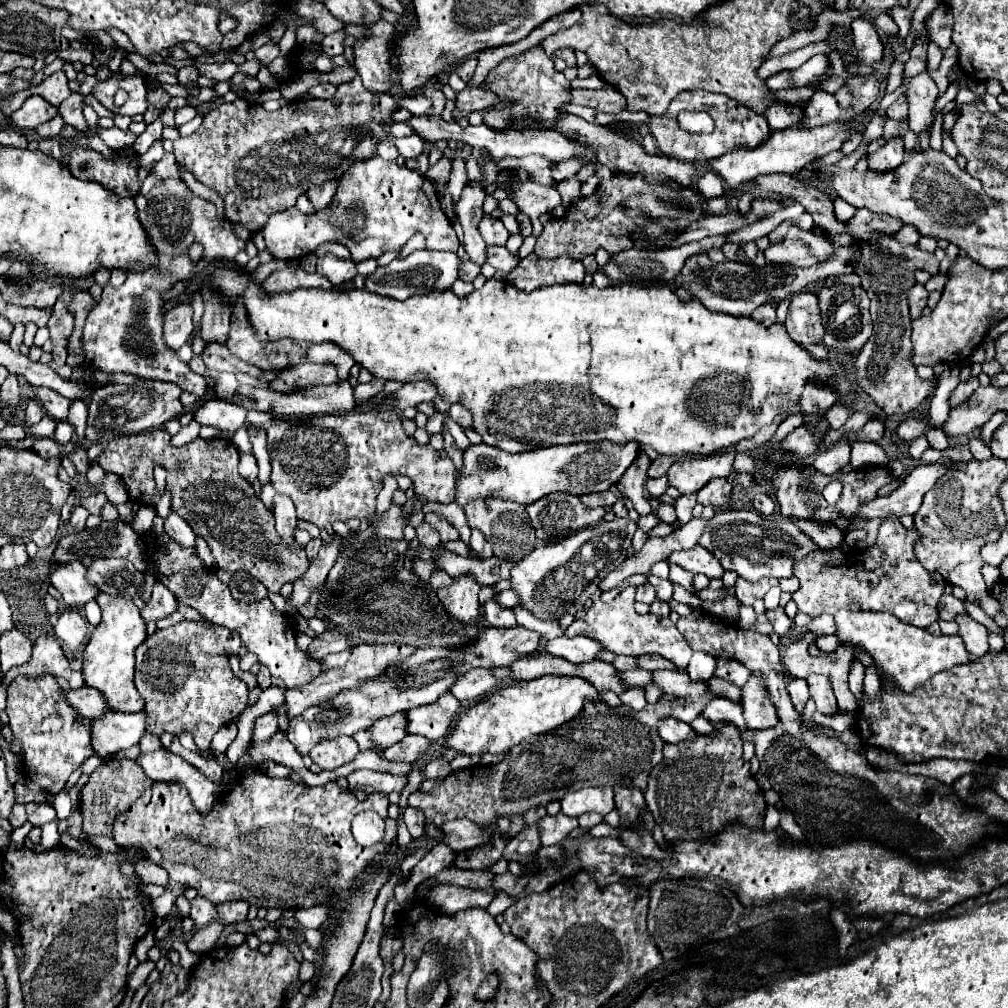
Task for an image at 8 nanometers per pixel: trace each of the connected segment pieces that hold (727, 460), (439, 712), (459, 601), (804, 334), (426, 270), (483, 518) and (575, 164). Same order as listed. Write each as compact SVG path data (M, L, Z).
M717 452L705 458L685 458L675 462L667 470L667 478L669 478L669 484L675 486L679 492L693 494L693 492L699 492L709 480L729 476L731 466L733 466L733 454Z
M443 692L437 702L405 712L407 732L425 736L429 740L445 738L451 732L453 720L459 716L459 710L461 704L453 700L449 692Z
M463 574L461 578L453 578L453 584L447 588L439 588L439 600L449 608L449 614L457 620L477 620L479 618L479 600L477 594L481 584L473 578L473 574Z
M799 292L791 298L785 322L787 334L799 344L819 344L823 336L819 300L815 294Z
M417 250L407 258L397 258L387 266L379 266L373 274L365 278L365 288L373 294L391 296L397 300L407 300L415 294L427 294L433 290L447 290L459 278L459 258L453 252L433 252L433 250Z
M481 498L475 502L469 502L465 508L465 518L471 528L479 528L485 534L485 540L493 546L493 552L497 558L519 562L523 556L527 556L535 546L535 528L531 526L529 514L525 512L525 506L517 502L507 500L495 500L495 498Z
M567 160L567 162L557 164L557 166L553 168L553 174L551 174L553 184L559 184L559 182L563 182L563 180L569 180L571 176L577 174L577 170L579 170L581 166L583 166L581 160Z

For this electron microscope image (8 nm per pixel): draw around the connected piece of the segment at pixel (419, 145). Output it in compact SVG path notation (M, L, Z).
M385 136L387 140L391 140L395 144L395 148L399 150L401 156L405 158L415 158L423 152L425 142L419 136L405 136L405 138L395 138L395 136Z

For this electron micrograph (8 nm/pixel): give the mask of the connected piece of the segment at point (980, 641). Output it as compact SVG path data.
M969 614L955 616L955 622L959 624L959 636L963 638L965 648L975 656L983 656L989 650L987 628L981 626L979 622L975 622Z

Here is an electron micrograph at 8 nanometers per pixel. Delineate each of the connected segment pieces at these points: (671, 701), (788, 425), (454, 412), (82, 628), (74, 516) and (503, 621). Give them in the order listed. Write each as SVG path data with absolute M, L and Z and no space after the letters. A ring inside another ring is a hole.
M663 696L657 704L647 704L643 710L633 710L633 708L625 708L625 704L621 706L611 706L609 704L595 704L589 702L583 706L583 710L569 722L561 724L559 728L555 728L553 732L545 732L545 734L537 734L531 736L527 740L523 740L521 744L517 744L513 750L509 750L509 754L505 756L505 760L497 766L471 766L459 772L451 772L437 788L433 788L431 792L415 792L409 796L409 806L415 806L419 810L423 810L427 822L433 822L437 828L453 818L461 818L467 816L473 822L487 822L489 818L495 816L509 816L509 814L525 814L531 806L547 806L547 802L551 800L561 800L569 788L577 790L583 788L585 782L589 782L591 786L601 786L601 784L611 784L611 786L639 786L645 788L647 784L647 772L659 764L661 760L661 750L663 750L663 740L657 736L657 722L673 716L679 720L693 720L689 712L701 712L703 706L709 700L693 700L689 696Z
M803 414L789 415L777 428L774 439L782 441L790 432L804 423Z
M453 404L449 408L449 418L453 418L461 428L471 428L471 416L469 416L469 410L467 408L461 408L461 404Z
M65 610L59 614L57 624L53 626L55 636L65 644L69 650L77 650L87 640L89 622L77 610Z
M75 506L73 512L71 512L71 518L69 518L69 526L71 526L73 530L79 530L79 532L81 532L81 530L85 528L87 516L89 516L89 512L87 512L83 506Z
M489 598L489 600L483 604L483 610L485 610L485 620L489 622L489 626L509 628L509 626L517 624L517 620L515 620L515 616L513 616L513 610L501 606L495 598Z

